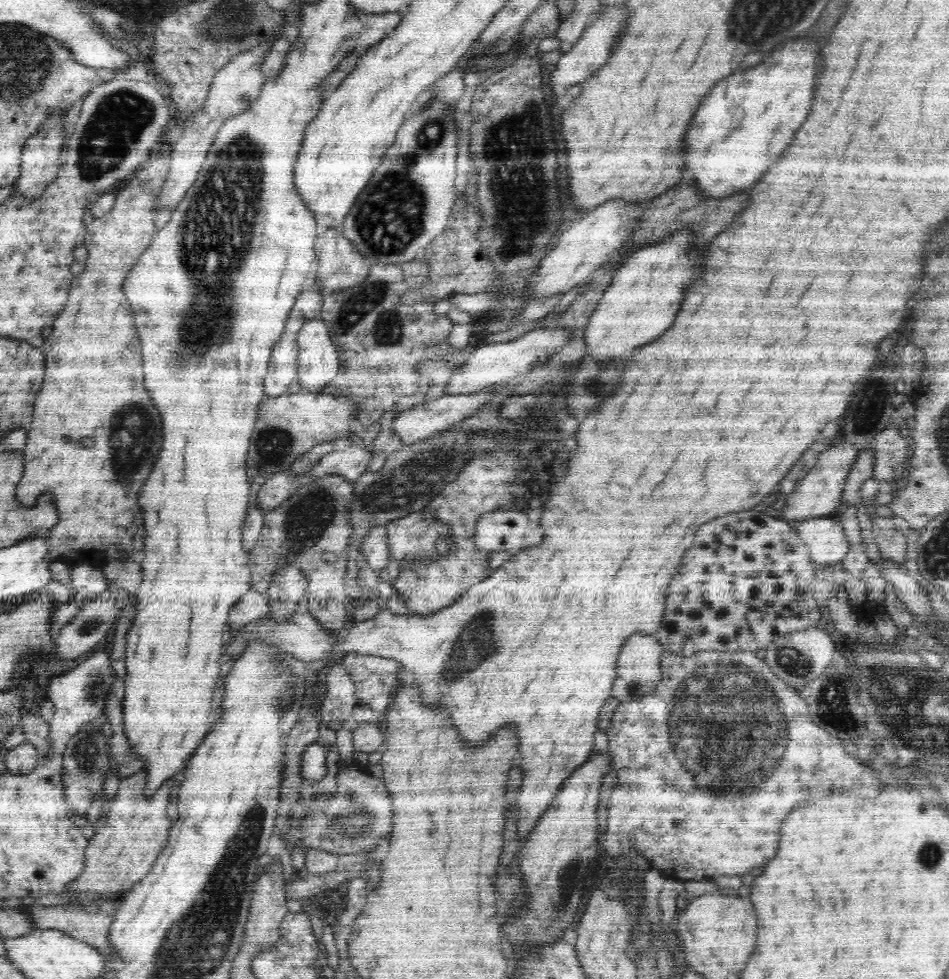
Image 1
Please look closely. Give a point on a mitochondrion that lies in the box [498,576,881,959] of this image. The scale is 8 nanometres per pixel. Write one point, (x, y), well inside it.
(712, 715)

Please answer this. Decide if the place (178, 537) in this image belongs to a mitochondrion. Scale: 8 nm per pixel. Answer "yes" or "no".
no

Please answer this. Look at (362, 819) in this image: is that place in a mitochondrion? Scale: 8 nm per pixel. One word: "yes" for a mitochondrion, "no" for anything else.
yes

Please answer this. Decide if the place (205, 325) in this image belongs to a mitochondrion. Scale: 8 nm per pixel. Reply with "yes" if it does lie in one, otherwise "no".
yes

